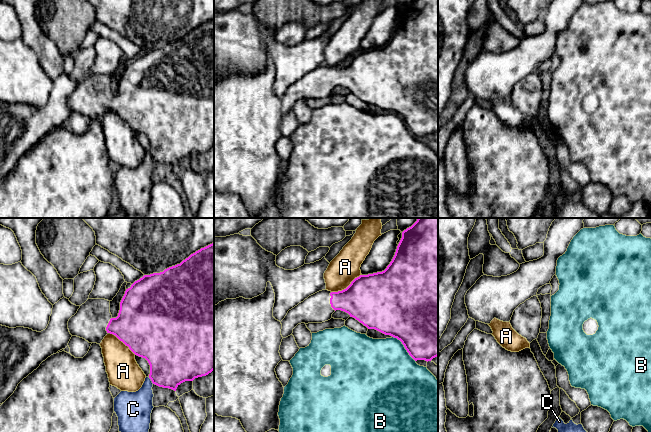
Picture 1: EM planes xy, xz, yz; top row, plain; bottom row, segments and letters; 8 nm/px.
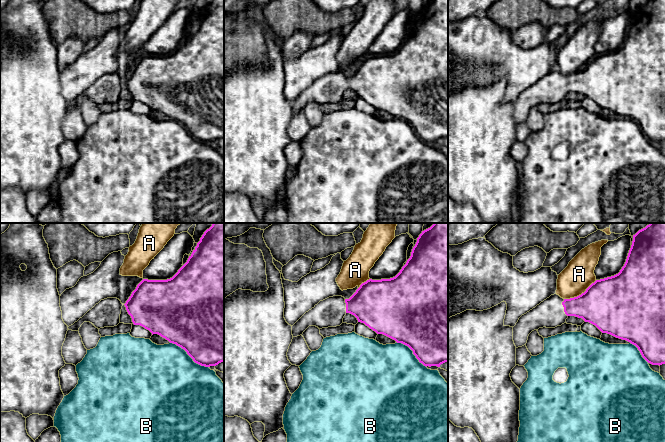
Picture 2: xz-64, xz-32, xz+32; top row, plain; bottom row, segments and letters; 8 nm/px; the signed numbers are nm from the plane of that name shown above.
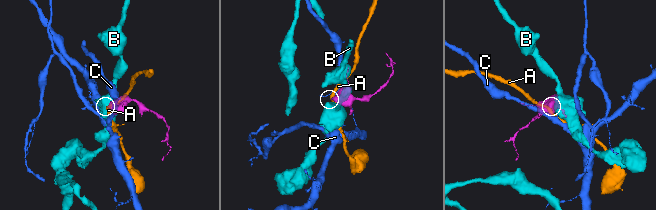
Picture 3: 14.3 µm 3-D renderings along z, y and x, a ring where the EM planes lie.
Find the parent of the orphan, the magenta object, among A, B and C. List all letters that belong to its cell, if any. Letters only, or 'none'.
none

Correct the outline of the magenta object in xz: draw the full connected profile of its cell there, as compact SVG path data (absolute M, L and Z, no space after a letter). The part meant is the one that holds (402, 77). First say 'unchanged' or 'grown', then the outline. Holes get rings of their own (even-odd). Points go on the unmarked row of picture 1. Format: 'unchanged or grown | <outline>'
grown | M413 0L411 3L407 4L402 8L402 14L397 22L395 31L387 42L387 44L382 48L377 48L368 51L360 51L355 54L351 60L344 66L338 68L331 68L328 66L319 67L303 78L299 79L297 82L288 87L285 94L281 97L282 105L281 111L283 114L286 114L293 109L293 105L301 99L322 99L328 97L332 94L332 90L336 86L341 86L350 91L350 93L355 94L368 105L375 105L385 111L390 111L394 114L397 114L402 118L405 125L409 129L409 131L415 136L425 136L431 137L433 134L438 132L438 0Z

